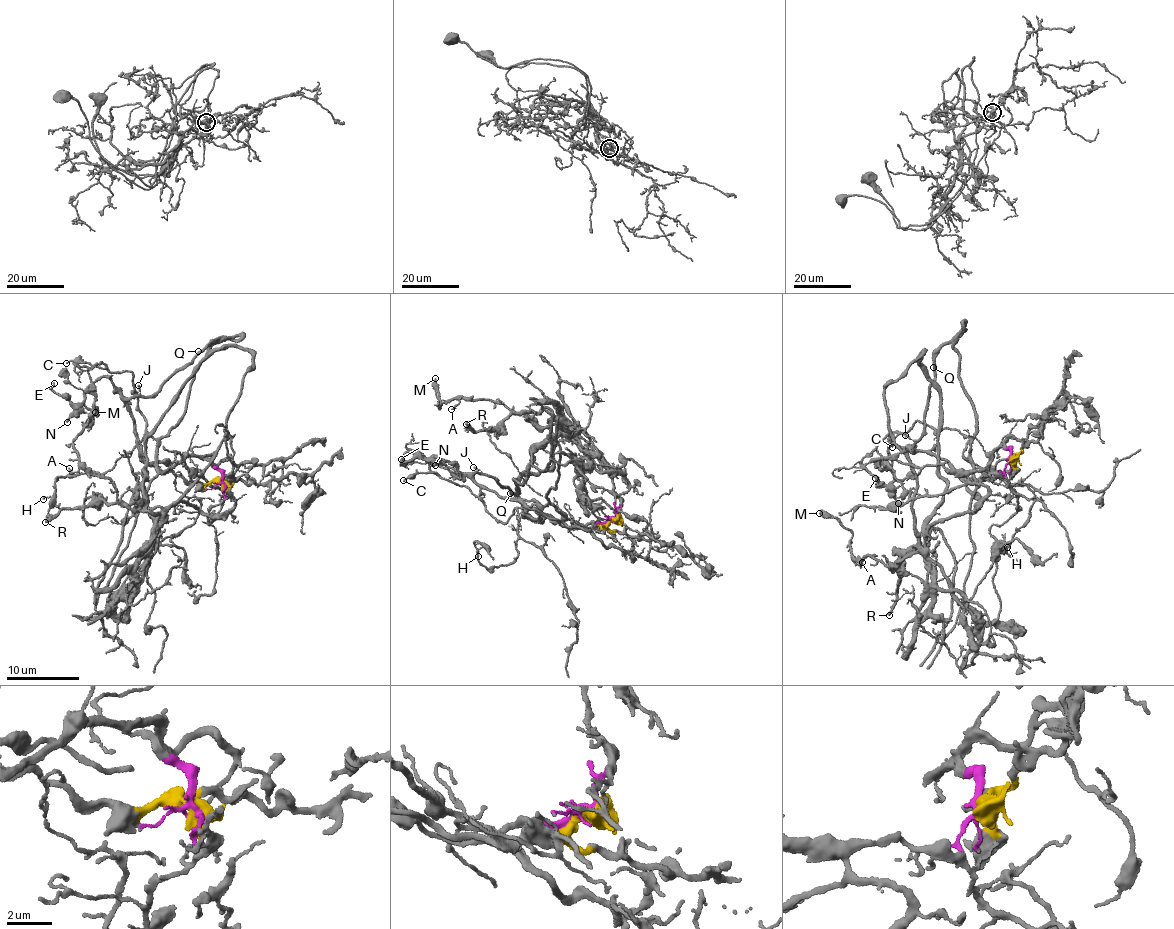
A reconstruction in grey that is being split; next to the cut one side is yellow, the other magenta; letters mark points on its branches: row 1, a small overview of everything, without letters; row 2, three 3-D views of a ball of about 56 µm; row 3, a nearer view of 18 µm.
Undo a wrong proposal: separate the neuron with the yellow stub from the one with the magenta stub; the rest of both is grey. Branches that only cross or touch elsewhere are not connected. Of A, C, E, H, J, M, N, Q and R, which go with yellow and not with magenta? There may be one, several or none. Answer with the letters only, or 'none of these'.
C, E, H, J, N, Q

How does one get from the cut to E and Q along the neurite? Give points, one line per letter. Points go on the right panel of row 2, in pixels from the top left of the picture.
E: (1010, 459), (1013, 471), (975, 483), (938, 457), (890, 446), (893, 480), (881, 487), (875, 479)
Q: (1010, 459), (1013, 471), (976, 481), (970, 448), (974, 406), (950, 344), (936, 353), (934, 367)

